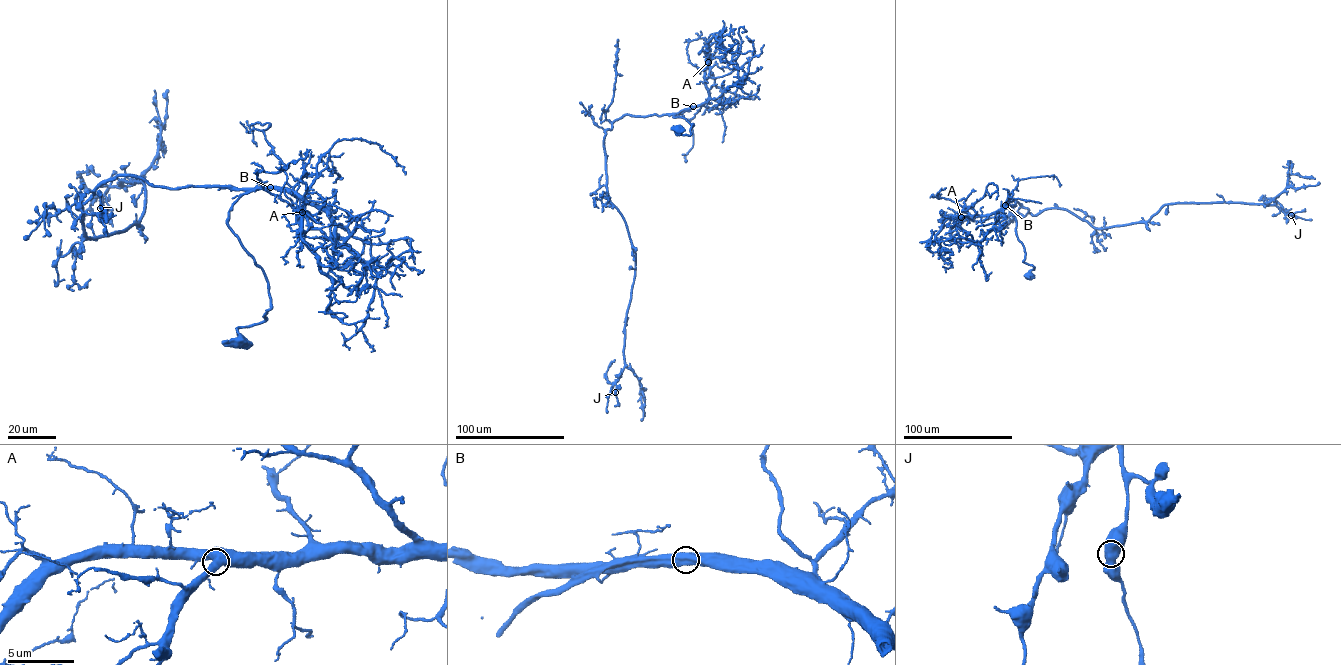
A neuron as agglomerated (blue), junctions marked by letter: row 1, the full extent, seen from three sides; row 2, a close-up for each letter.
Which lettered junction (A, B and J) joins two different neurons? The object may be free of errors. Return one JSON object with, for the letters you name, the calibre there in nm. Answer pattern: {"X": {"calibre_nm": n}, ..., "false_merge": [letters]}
{"false_merge": []}

